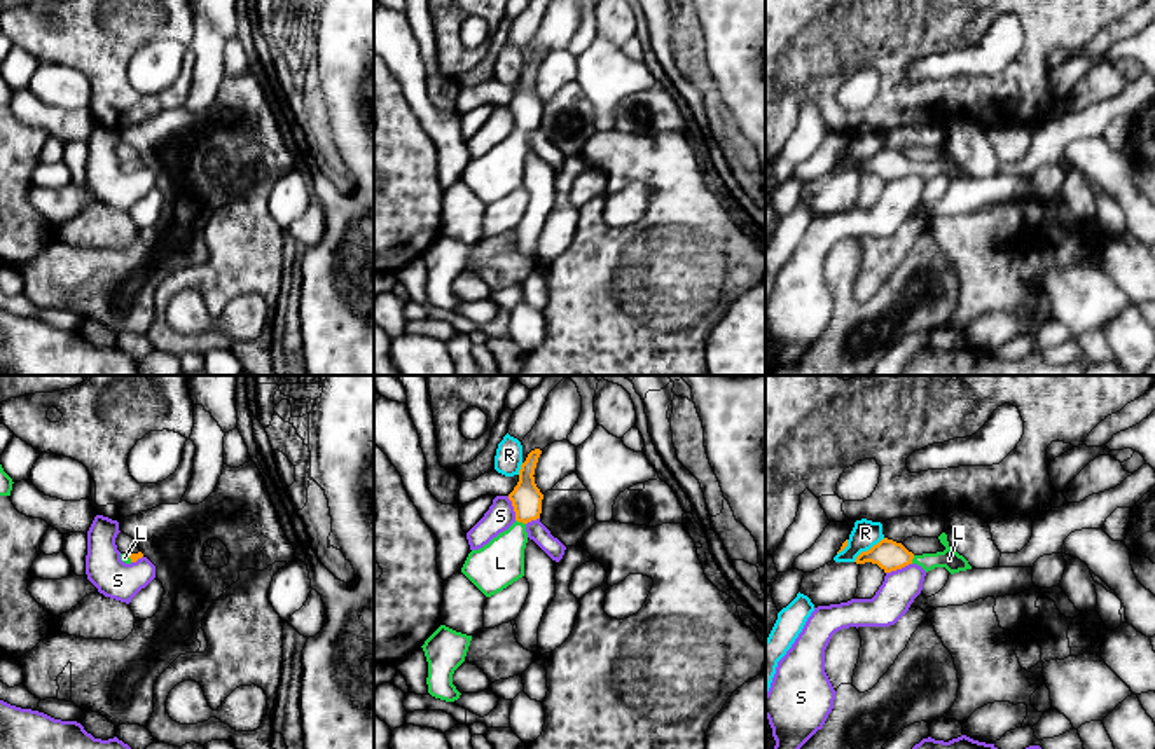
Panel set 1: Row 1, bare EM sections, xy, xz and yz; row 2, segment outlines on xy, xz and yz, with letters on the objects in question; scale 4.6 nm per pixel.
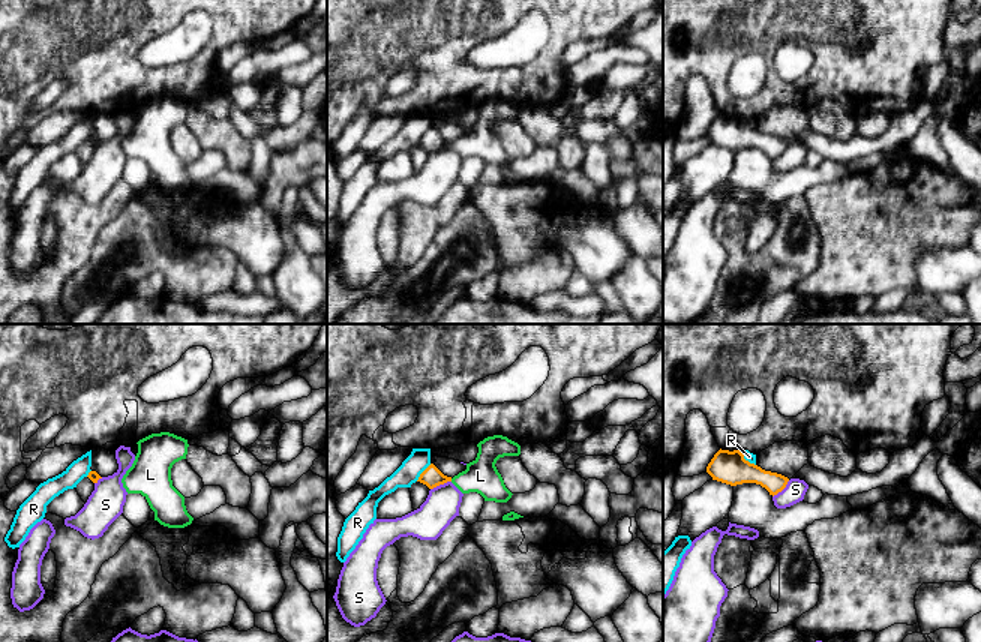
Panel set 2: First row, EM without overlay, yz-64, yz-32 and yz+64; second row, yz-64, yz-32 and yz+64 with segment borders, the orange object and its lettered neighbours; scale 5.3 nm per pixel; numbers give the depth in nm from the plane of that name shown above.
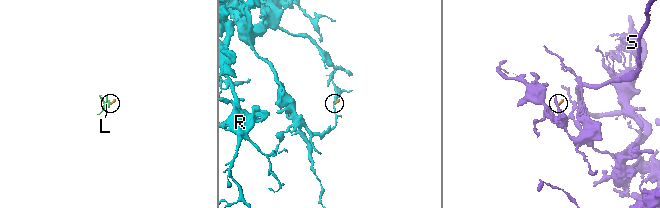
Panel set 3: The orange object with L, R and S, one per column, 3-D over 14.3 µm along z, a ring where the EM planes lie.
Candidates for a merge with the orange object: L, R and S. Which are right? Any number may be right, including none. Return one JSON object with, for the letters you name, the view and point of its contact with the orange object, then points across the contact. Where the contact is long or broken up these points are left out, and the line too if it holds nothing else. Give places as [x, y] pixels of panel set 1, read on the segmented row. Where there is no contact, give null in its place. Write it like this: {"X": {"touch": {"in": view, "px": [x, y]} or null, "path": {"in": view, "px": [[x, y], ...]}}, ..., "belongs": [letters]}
{"L": {"touch": {"in": "xz", "px": [521, 521]}, "path": {"in": "xz", "px": [[526, 498], [526, 510], [521, 521], [500, 563]]}}, "belongs": ["L"]}

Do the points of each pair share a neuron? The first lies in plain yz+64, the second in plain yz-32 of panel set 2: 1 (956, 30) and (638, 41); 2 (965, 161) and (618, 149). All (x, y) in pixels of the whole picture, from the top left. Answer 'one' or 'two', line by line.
1: two
2: one

